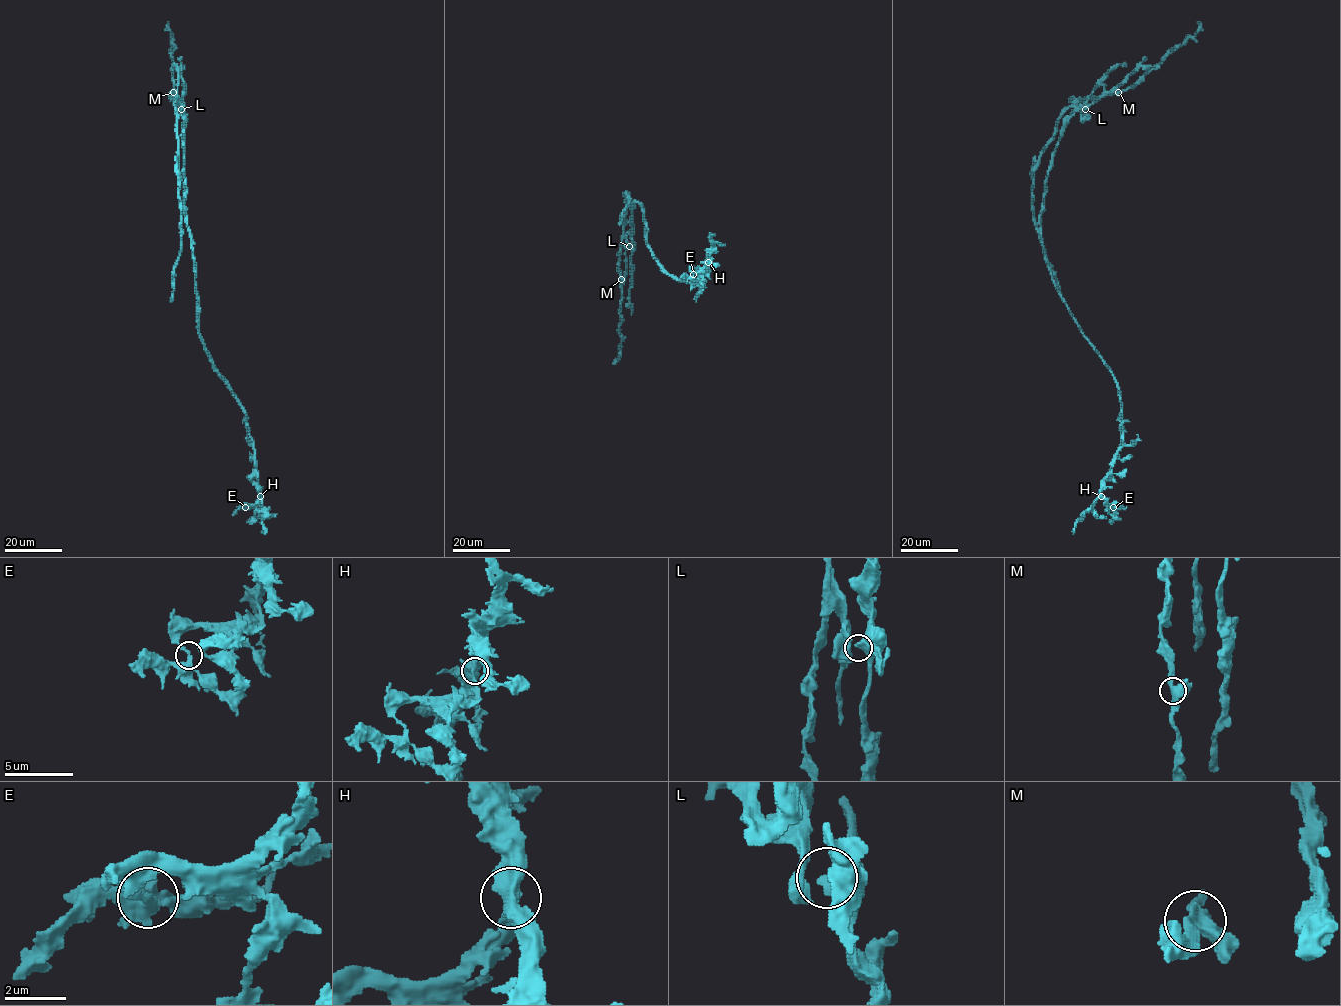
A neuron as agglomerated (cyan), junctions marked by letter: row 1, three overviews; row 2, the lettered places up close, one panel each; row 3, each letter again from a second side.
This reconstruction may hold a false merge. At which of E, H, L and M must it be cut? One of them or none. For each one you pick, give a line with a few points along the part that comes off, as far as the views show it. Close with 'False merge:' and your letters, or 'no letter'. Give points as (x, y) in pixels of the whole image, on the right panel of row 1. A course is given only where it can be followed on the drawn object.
False merge: no letter

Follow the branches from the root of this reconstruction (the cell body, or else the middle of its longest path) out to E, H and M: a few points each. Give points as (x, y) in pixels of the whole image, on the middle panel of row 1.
E: (636, 201), (642, 206), (645, 242), (658, 263), (677, 281), (700, 282), (707, 262), (693, 274)
H: (636, 201), (642, 206), (647, 245), (672, 277), (681, 281), (700, 282), (708, 262)
M: (636, 201), (632, 210), (632, 242), (627, 245), (624, 238), (620, 246), (621, 279)

